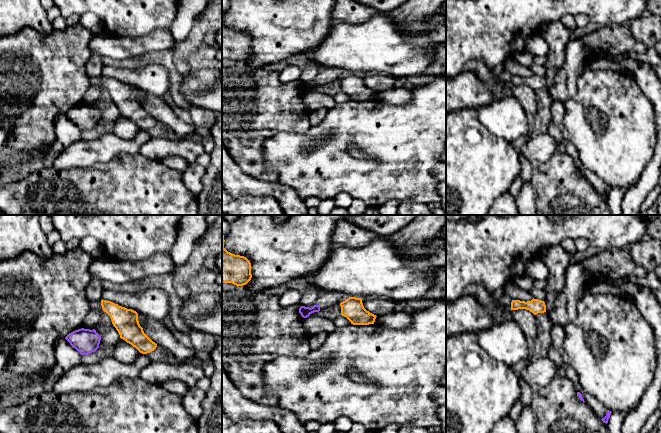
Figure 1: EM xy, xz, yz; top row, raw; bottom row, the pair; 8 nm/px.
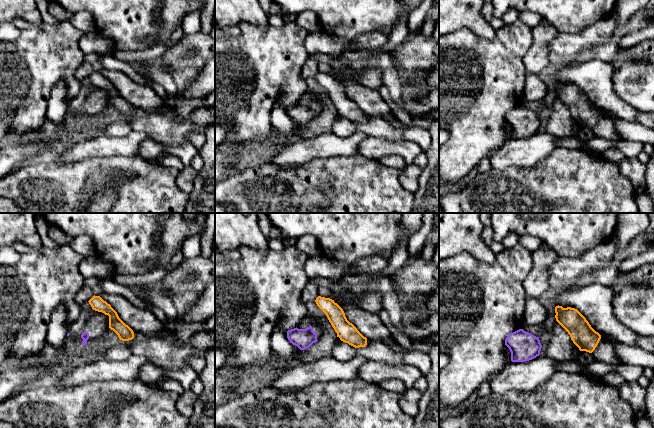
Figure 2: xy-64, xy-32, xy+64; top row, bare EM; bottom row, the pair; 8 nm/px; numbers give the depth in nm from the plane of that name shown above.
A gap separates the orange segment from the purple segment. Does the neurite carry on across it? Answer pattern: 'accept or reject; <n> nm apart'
reject; 140 nm apart

